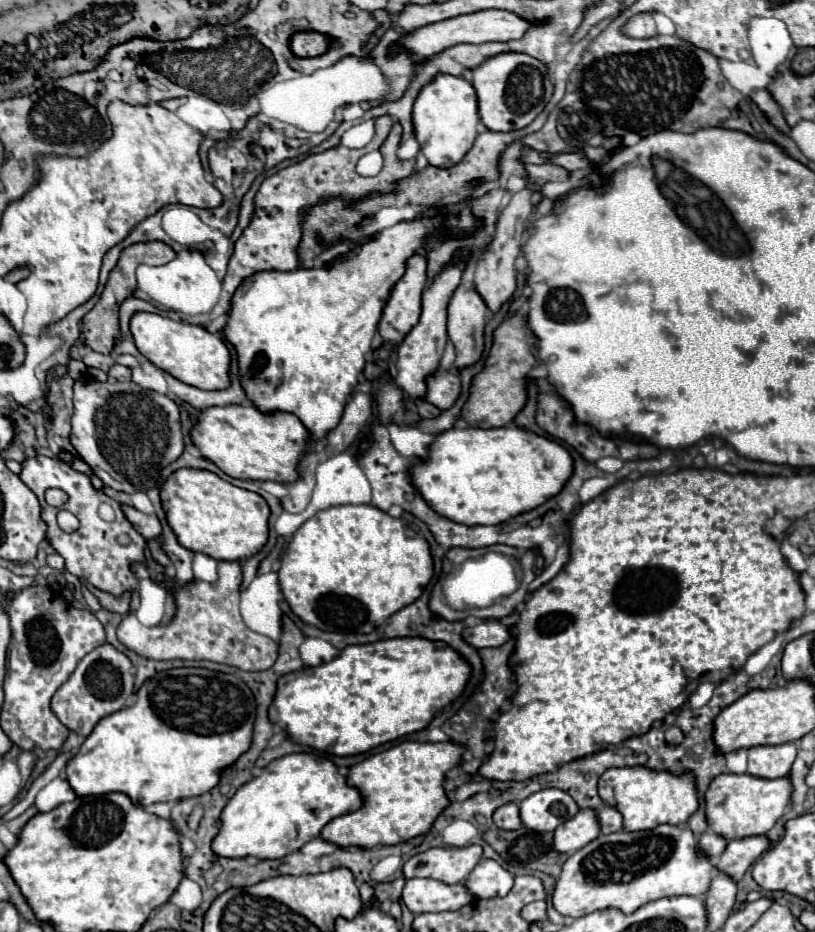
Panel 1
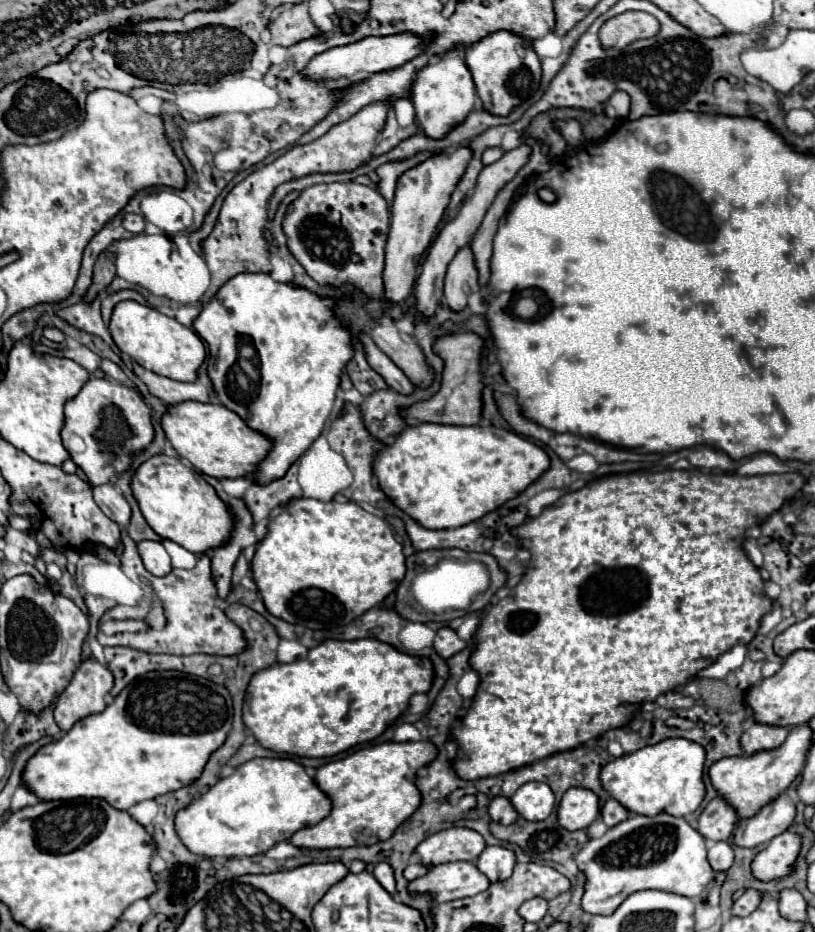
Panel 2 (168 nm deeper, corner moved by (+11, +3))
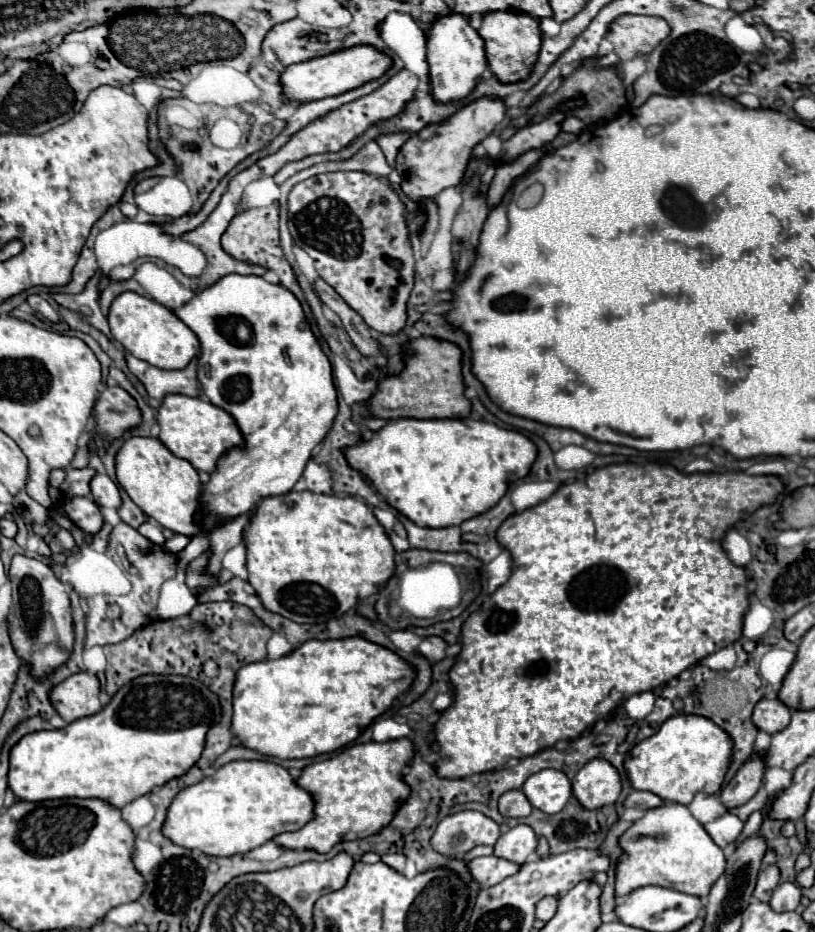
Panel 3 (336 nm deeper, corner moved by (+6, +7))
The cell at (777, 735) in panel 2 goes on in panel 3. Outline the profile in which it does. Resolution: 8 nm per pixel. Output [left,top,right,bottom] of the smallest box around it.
[753,698,791,734]

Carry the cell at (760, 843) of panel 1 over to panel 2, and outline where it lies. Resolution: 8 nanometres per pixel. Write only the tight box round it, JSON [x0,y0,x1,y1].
[734,794,796,848]

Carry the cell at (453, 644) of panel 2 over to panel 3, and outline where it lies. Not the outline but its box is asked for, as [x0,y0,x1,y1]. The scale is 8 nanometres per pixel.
[415,636,447,662]

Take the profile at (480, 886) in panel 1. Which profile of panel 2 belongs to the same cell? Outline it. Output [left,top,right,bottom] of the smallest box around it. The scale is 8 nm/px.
[474,846,516,882]

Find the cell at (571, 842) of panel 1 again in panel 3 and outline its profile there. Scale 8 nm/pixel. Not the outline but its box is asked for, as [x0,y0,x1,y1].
[573,758,621,810]

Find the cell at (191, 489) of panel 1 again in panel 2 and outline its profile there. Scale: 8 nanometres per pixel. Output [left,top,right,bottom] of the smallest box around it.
[132,454,236,554]

